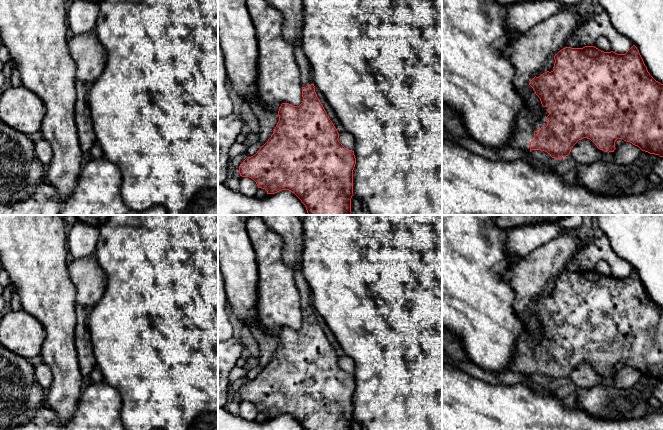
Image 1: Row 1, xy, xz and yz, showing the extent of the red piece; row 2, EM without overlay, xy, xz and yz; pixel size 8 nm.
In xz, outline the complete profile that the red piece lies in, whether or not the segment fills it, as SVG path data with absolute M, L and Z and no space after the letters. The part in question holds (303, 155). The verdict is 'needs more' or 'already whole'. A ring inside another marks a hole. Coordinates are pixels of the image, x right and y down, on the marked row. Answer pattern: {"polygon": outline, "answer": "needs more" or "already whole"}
{"polygon": "M301 43L294 46L294 57L300 69L303 101L299 106L281 104L278 111L279 121L273 134L255 155L247 157L240 164L240 176L253 179L258 188L265 189L267 194L282 190L291 191L305 205L308 215L351 215L351 198L354 195L353 170L356 164L354 151L345 148L338 140L339 133L315 92L311 66L302 51Z", "answer": "needs more"}

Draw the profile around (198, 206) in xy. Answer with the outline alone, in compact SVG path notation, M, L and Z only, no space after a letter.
M103 0L100 3L100 12L94 31L104 46L107 60L103 72L88 90L88 108L96 142L102 148L103 156L115 163L121 171L120 193L125 205L137 212L161 205L167 210L168 215L218 215L218 0Z

